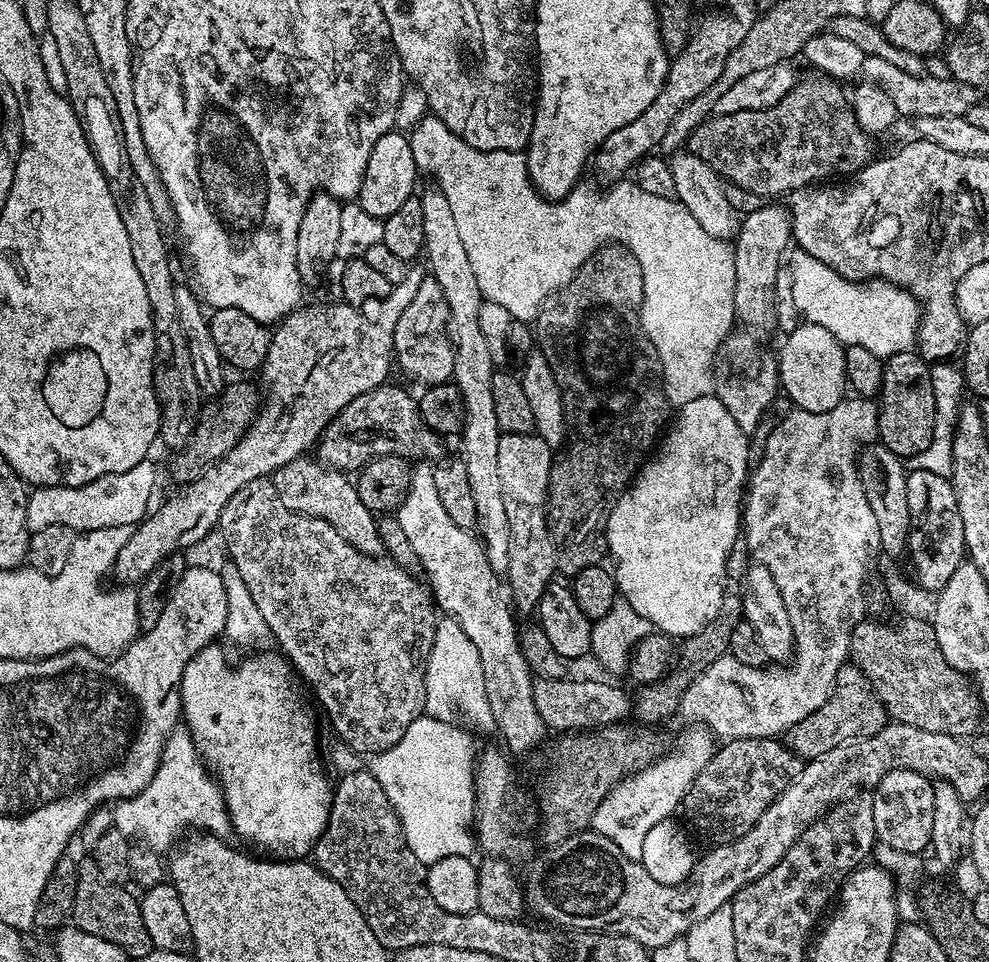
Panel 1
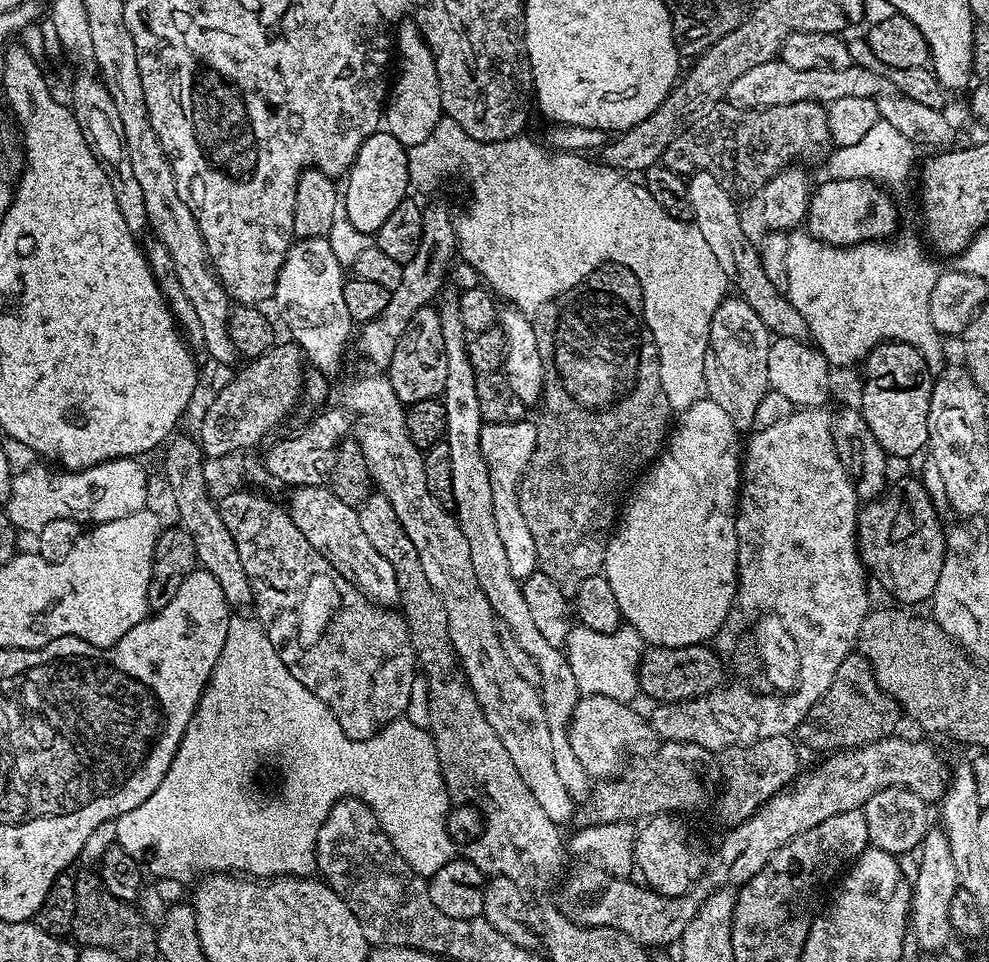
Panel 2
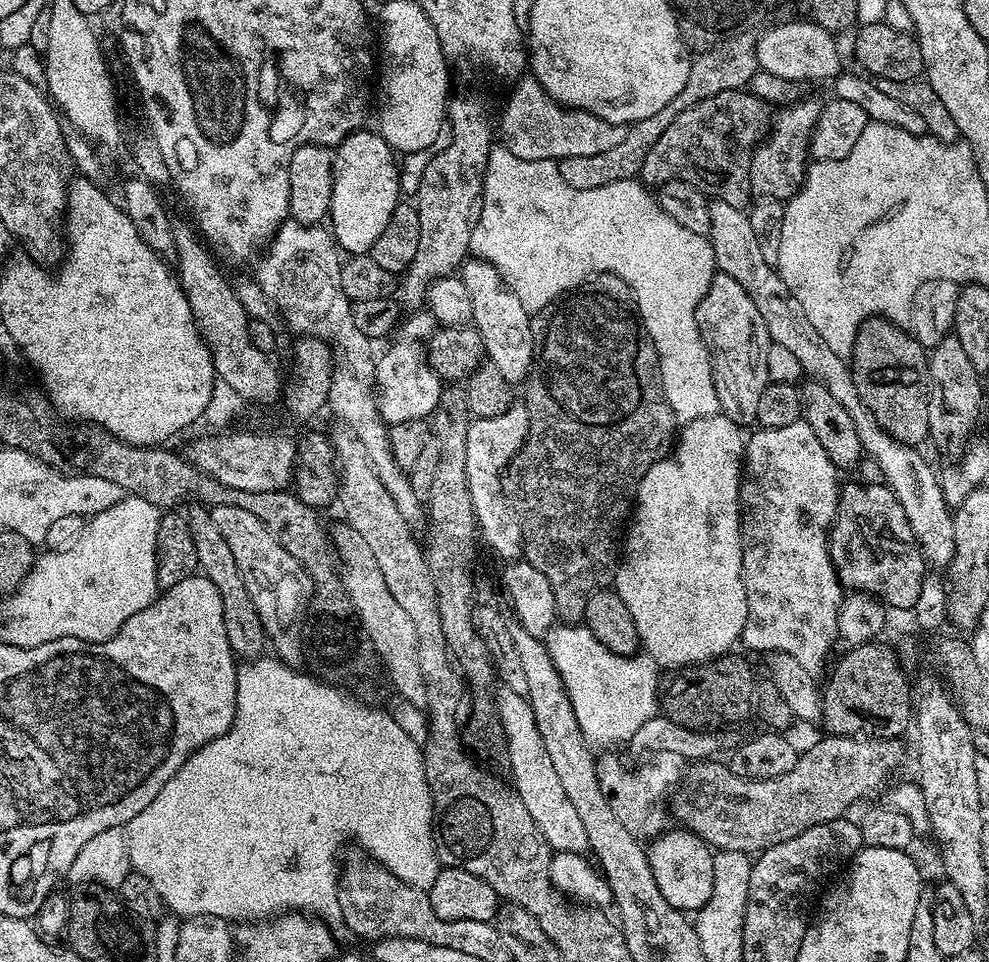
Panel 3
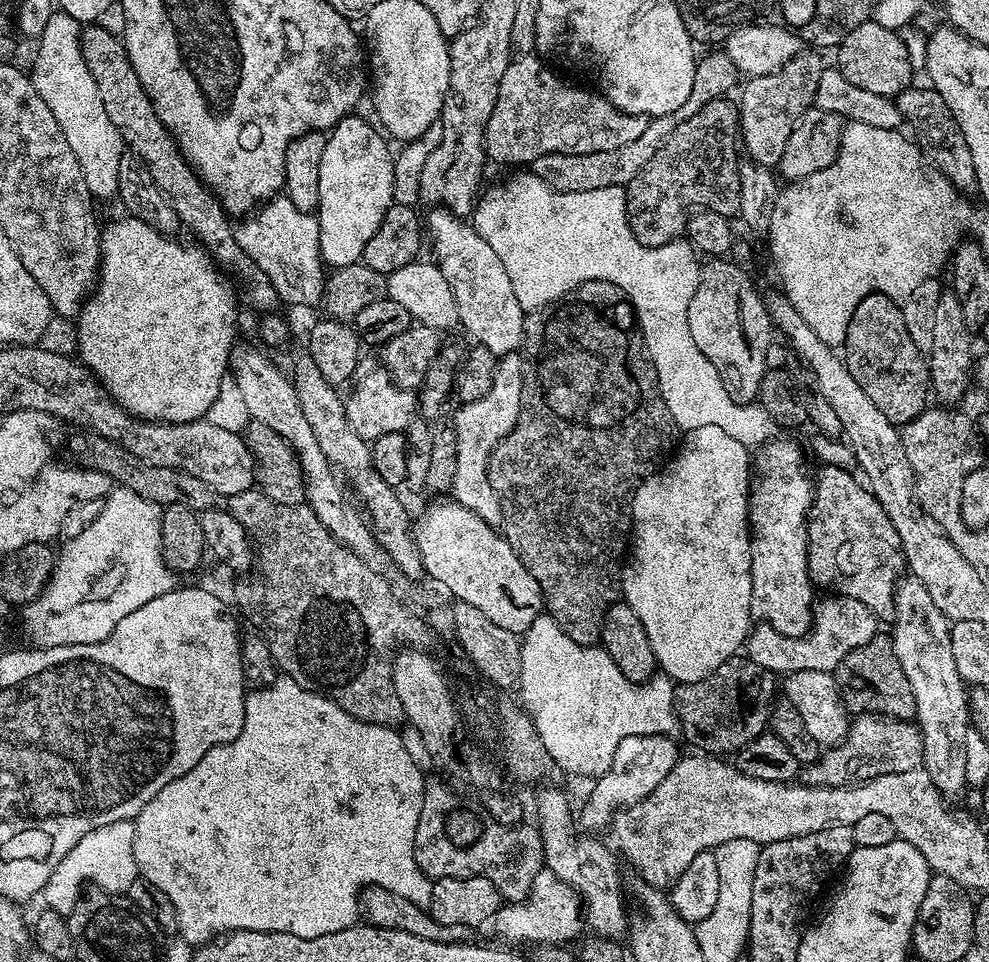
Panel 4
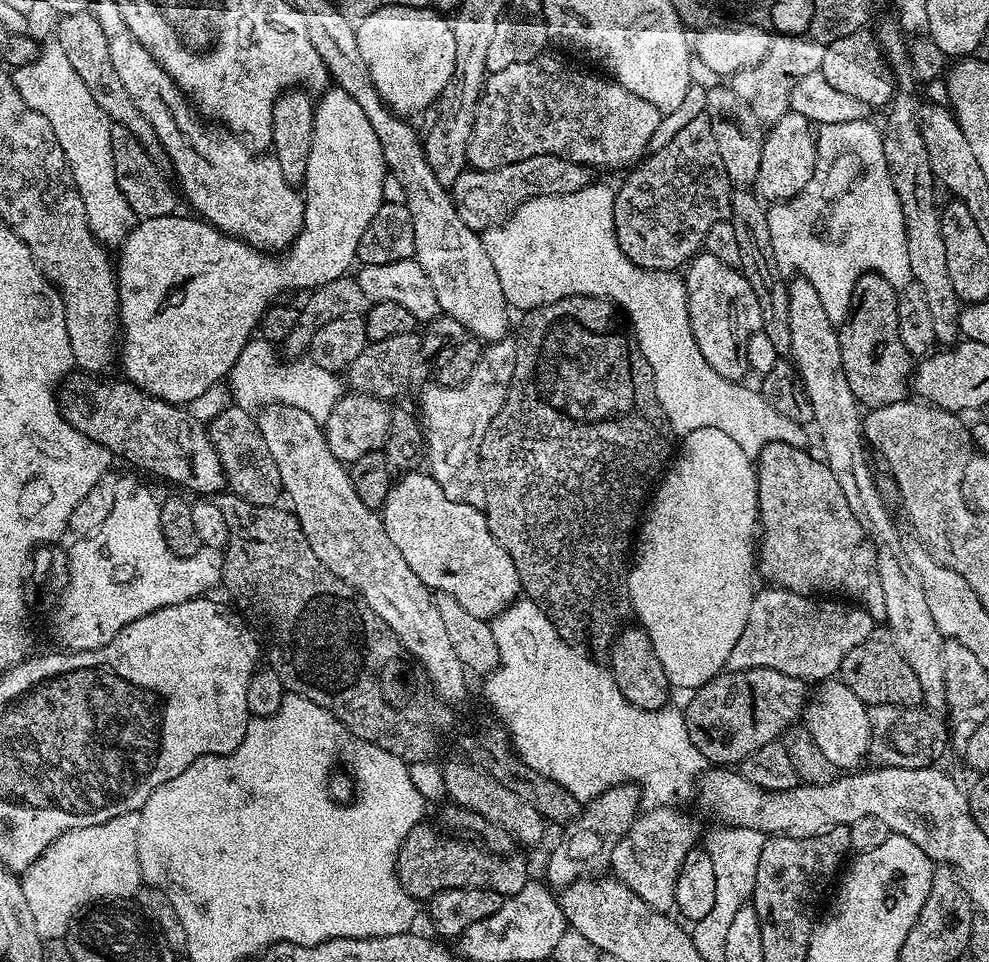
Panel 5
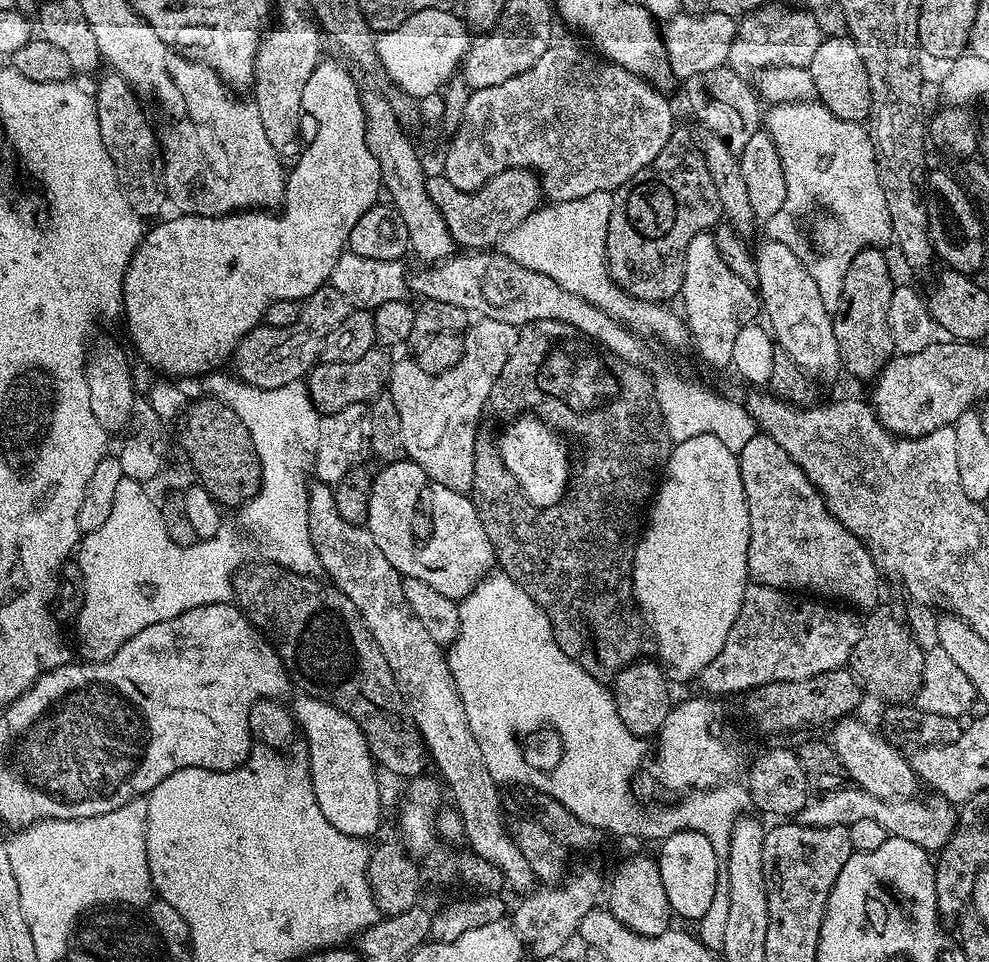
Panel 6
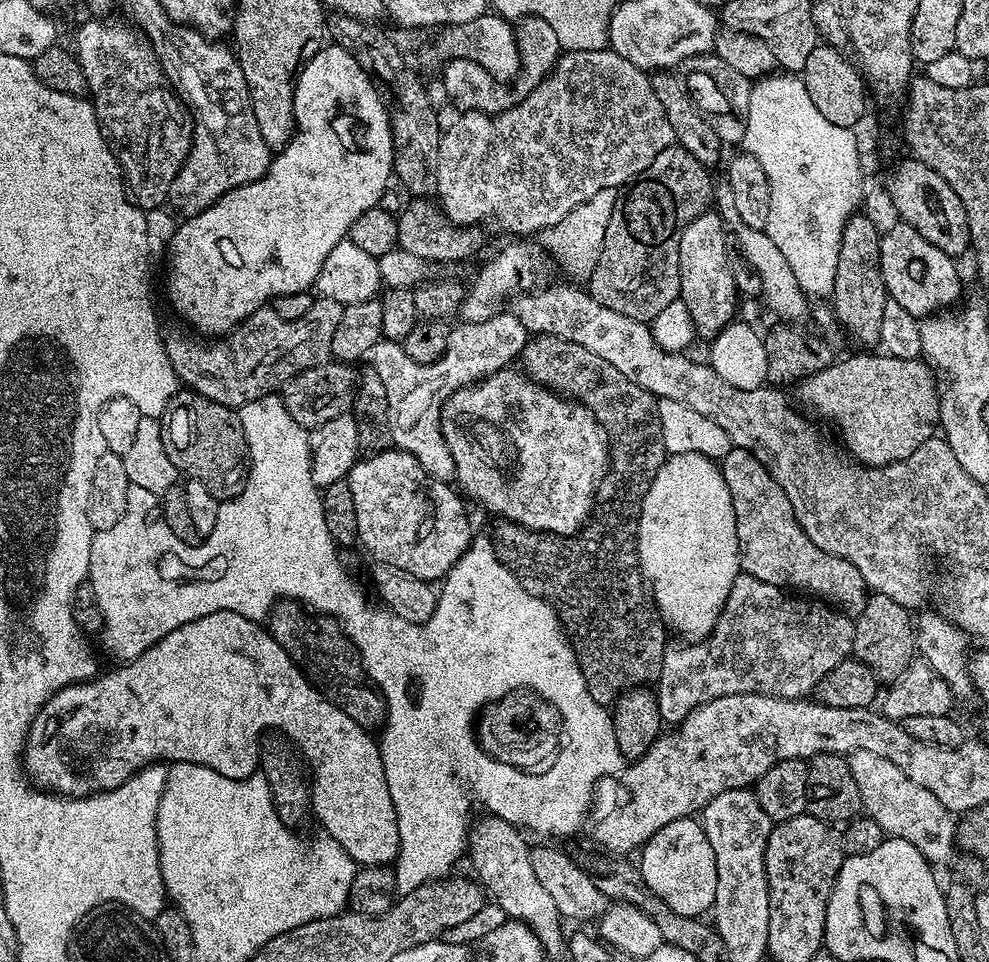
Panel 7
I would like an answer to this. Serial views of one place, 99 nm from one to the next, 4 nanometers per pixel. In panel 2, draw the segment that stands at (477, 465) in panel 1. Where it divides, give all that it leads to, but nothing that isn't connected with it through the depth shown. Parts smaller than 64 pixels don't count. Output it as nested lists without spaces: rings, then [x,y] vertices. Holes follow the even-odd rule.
[[[451,286],[443,289],[438,300],[438,311],[442,322],[442,342],[446,350],[446,386],[442,393],[446,410],[444,440],[450,446],[448,460],[452,471],[452,504],[456,522],[462,534],[466,534],[466,542],[470,542],[470,560],[474,562],[474,574],[478,578],[478,584],[482,586],[482,592],[486,594],[486,598],[490,598],[497,621],[512,631],[518,646],[522,646],[522,650],[526,650],[528,657],[536,664],[540,675],[540,701],[546,710],[546,726],[550,726],[550,746],[554,746],[554,767],[558,770],[558,778],[562,778],[562,786],[566,786],[573,802],[587,801],[591,797],[594,784],[582,762],[578,762],[568,737],[568,723],[572,720],[582,693],[574,678],[574,670],[570,670],[565,649],[550,646],[550,642],[546,642],[546,637],[539,632],[534,617],[530,615],[530,606],[524,597],[521,581],[510,574],[510,562],[506,559],[506,549],[501,535],[498,534],[498,522],[494,516],[490,474],[486,458],[482,458],[480,449],[480,435],[485,423],[482,409],[478,406],[478,373],[468,357],[470,333],[462,322],[457,289],[454,290]]]

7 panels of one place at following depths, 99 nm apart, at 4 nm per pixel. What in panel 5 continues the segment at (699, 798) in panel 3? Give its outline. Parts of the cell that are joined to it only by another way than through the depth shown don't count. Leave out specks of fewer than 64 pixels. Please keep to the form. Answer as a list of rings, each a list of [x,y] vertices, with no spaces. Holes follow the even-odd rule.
[[[874,704],[868,709],[870,726],[874,729],[874,752],[880,755],[879,763],[890,768],[931,768],[936,760],[944,752],[948,744],[948,728],[944,725],[944,716],[929,712],[927,708],[907,708],[906,706],[894,706],[893,704]]]

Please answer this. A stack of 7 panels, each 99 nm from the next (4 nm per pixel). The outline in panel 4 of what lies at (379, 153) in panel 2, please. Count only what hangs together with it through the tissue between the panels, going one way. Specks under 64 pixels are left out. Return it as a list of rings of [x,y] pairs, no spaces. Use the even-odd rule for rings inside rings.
[[[359,114],[345,116],[337,122],[335,128],[327,133],[324,142],[322,158],[318,166],[316,203],[320,217],[320,257],[332,270],[361,263],[366,250],[366,242],[374,238],[374,230],[382,226],[382,218],[386,218],[386,210],[390,210],[394,202],[392,198],[394,194],[394,166],[392,165],[394,152],[393,149],[388,149],[389,141],[381,135],[377,125],[372,124],[367,124]]]

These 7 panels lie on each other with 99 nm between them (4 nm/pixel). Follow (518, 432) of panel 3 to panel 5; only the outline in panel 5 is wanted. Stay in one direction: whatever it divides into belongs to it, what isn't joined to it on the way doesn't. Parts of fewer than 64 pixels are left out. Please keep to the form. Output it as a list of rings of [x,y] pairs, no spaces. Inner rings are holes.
[[[515,339],[493,340],[481,351],[478,366],[474,366],[466,382],[452,388],[431,382],[420,392],[418,412],[422,417],[426,468],[438,486],[442,486],[446,498],[454,502],[462,502],[478,509],[484,507],[486,486],[480,473],[480,443],[490,422],[499,414],[508,398],[508,387],[512,385],[515,369]]]

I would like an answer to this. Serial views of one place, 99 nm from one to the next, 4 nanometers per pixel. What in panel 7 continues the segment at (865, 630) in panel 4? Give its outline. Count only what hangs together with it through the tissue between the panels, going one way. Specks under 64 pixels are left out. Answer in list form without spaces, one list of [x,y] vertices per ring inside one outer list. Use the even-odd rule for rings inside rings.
[[[741,574],[736,577],[722,614],[709,636],[695,642],[676,642],[680,644],[673,648],[672,645],[665,647],[662,670],[654,684],[661,721],[668,726],[681,724],[694,708],[732,692],[795,693],[792,691],[796,688],[796,676],[804,676],[807,672],[809,685],[815,686],[822,676],[838,666],[838,662],[852,656],[855,629],[853,617],[845,616],[815,598],[801,598],[758,578]]]

